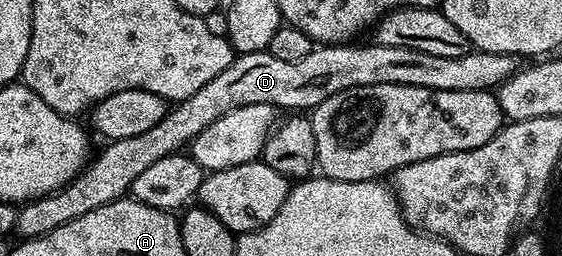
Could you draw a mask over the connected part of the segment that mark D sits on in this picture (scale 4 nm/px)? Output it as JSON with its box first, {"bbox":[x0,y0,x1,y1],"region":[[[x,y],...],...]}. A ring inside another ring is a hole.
{"bbox":[18,42,521,239],"region":[[[372,42],[371,47],[355,46],[359,45],[319,45],[302,61],[281,61],[268,50],[239,55],[229,69],[221,69],[221,73],[217,73],[209,85],[201,85],[193,97],[178,100],[153,129],[137,137],[110,140],[107,148],[100,155],[98,152],[72,183],[51,195],[22,204],[19,207],[18,238],[36,239],[45,233],[53,233],[53,229],[77,221],[77,217],[85,217],[85,213],[93,213],[93,209],[101,209],[101,205],[109,205],[109,201],[124,198],[138,175],[149,169],[153,161],[182,152],[201,129],[209,129],[217,117],[225,117],[225,113],[233,113],[233,109],[241,109],[241,105],[288,107],[288,112],[303,113],[345,89],[390,83],[438,91],[485,91],[498,88],[521,67],[516,56],[474,49],[465,57],[433,57],[433,53],[421,53],[421,49],[390,47],[376,42]]]}

